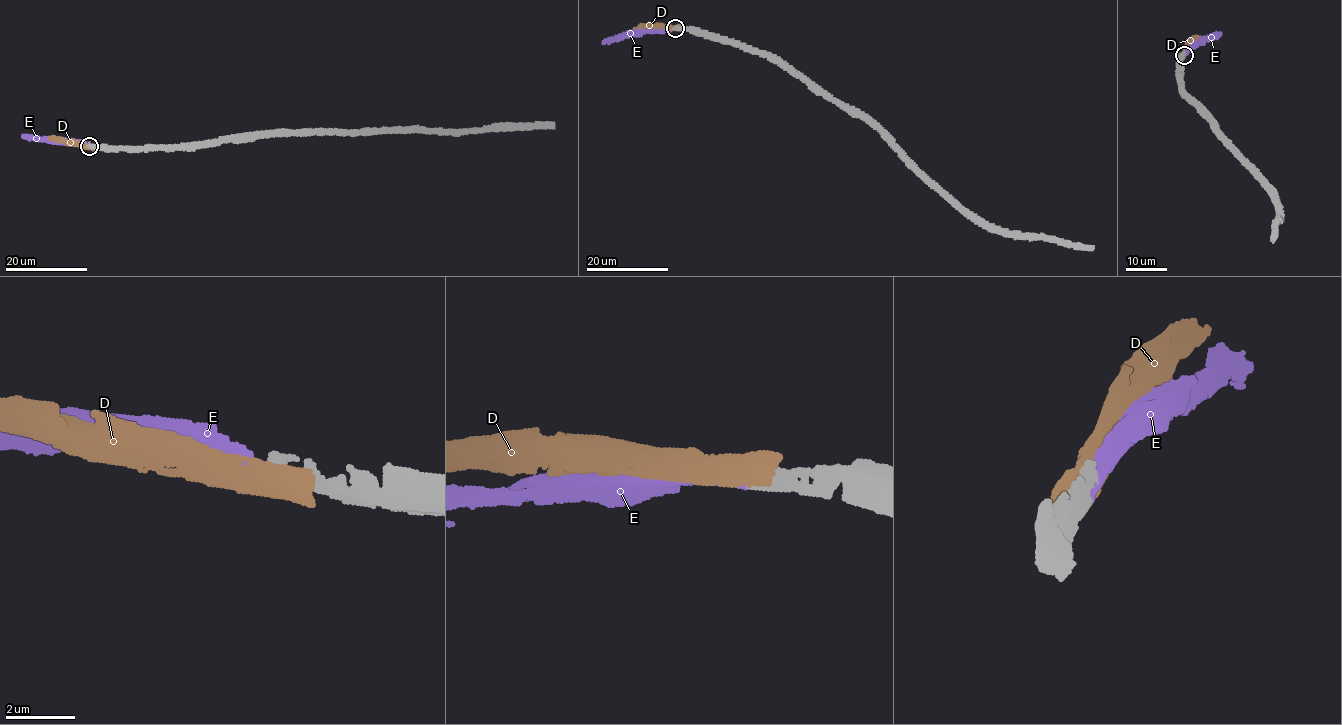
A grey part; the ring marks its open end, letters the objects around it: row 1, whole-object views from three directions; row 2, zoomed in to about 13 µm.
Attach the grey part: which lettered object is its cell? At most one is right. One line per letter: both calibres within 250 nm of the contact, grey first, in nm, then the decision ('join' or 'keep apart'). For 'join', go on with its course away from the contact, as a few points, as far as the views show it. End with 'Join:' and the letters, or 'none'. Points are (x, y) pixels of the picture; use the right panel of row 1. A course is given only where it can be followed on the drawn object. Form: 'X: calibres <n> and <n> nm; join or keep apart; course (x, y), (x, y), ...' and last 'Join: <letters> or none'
D: calibres 700 and 850 nm; keep apart
E: calibres 550 and 440 nm; join; course (1183, 54), (1201, 38), (1216, 31), (1220, 33)
Join: E

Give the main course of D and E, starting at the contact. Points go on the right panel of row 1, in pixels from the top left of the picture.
D: (1182, 55), (1199, 36)
E: (1183, 54), (1201, 38), (1216, 31), (1220, 33)

